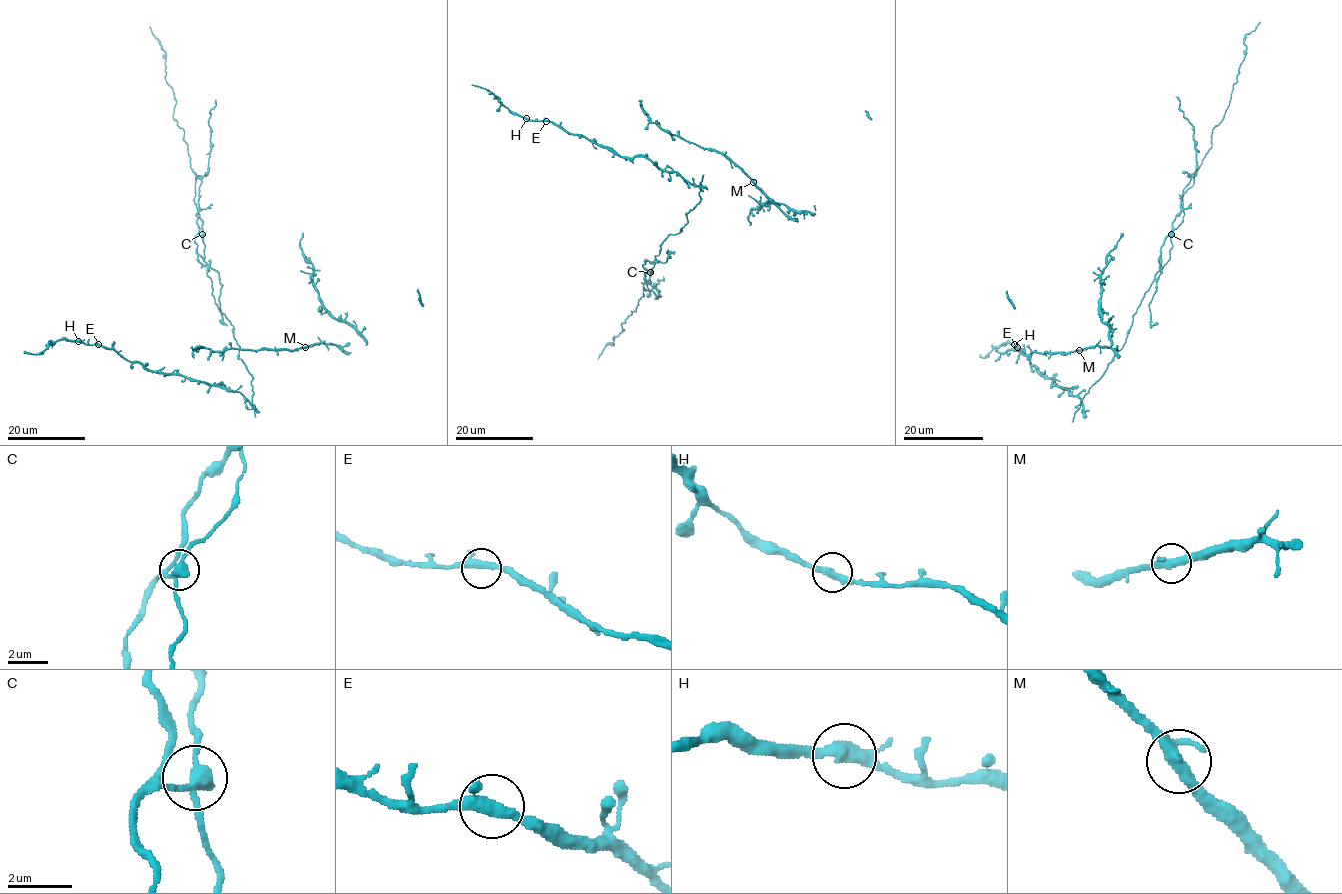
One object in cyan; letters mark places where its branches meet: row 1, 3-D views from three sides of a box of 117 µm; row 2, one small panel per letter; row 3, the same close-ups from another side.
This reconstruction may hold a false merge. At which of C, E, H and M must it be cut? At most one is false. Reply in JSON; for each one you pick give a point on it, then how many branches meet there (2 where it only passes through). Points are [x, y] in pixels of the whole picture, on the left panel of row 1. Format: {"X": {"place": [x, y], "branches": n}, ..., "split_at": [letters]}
{"C": {"place": [202, 234], "branches": 3}, "split_at": ["C"]}

